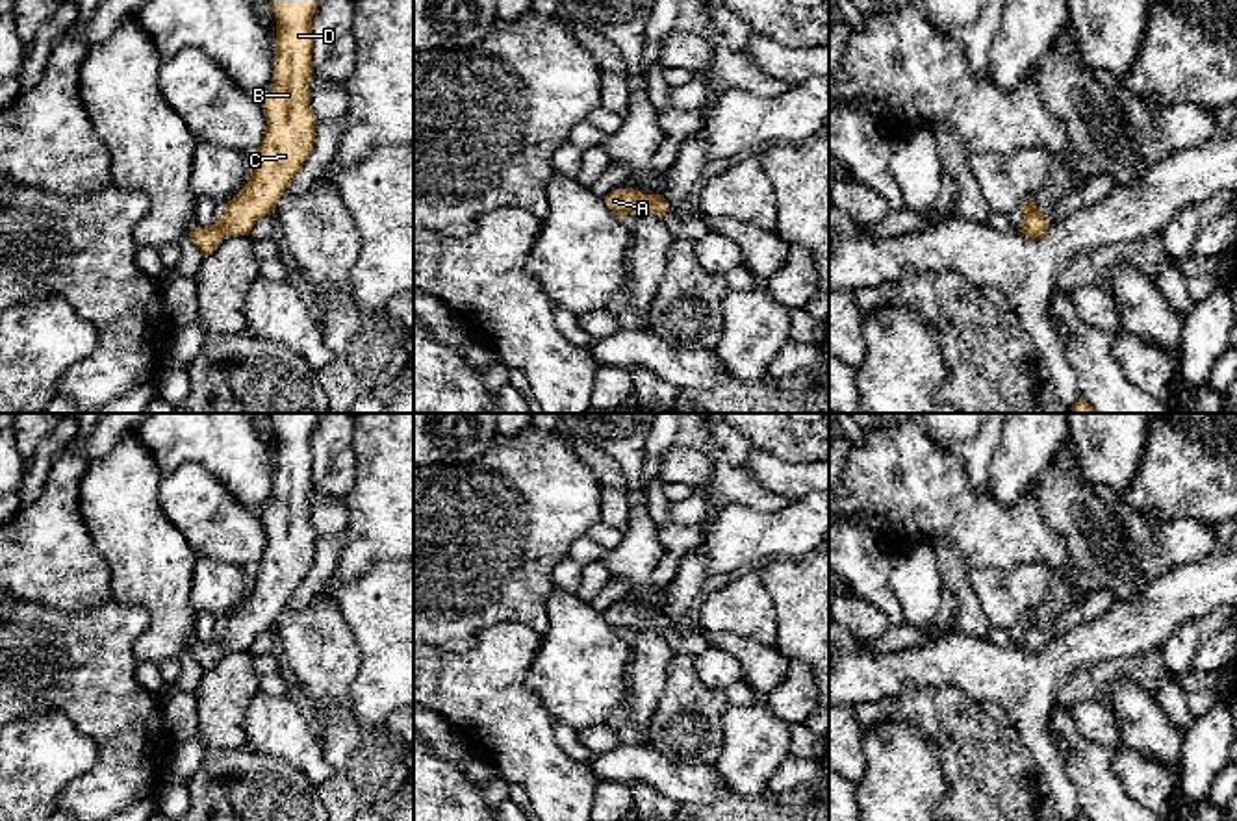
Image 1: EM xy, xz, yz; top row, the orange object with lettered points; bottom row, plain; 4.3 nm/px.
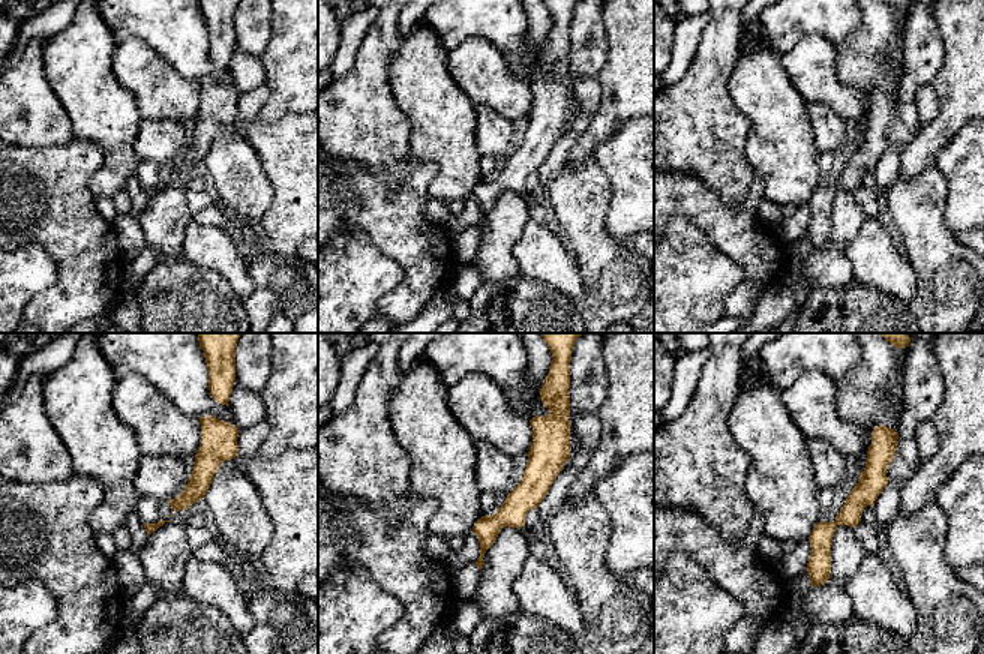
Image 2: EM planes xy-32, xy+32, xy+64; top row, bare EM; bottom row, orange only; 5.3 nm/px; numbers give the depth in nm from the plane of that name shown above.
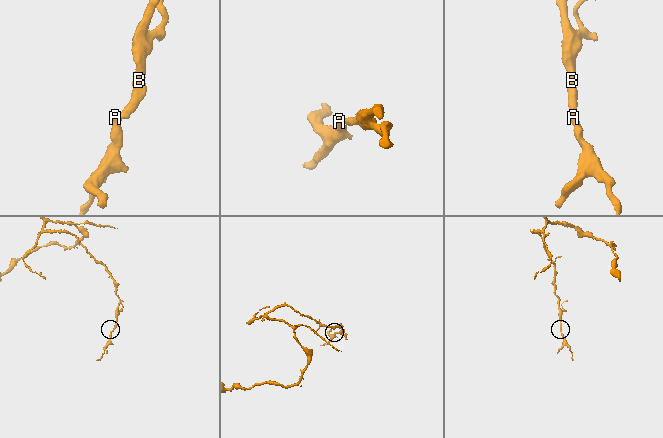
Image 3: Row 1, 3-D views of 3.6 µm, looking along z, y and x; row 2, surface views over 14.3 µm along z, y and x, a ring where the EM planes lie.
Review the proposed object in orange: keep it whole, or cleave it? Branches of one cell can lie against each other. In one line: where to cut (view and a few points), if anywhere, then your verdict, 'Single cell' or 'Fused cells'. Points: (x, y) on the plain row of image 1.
No split. Single cell

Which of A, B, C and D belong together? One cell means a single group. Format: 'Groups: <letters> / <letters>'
Groups: A B C D

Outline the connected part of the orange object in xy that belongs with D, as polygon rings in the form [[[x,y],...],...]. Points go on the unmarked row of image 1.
[[[269,413],[276,432],[273,510],[261,515],[267,543],[258,576],[224,630],[211,641],[191,641],[189,650],[210,671],[226,650],[249,650],[258,634],[271,630],[315,558],[310,521],[312,434],[325,413]]]

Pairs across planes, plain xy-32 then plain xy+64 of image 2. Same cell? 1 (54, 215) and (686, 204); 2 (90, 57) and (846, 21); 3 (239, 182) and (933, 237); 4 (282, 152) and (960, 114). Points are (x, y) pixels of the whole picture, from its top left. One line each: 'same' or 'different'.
1: same
2: different
3: same
4: different

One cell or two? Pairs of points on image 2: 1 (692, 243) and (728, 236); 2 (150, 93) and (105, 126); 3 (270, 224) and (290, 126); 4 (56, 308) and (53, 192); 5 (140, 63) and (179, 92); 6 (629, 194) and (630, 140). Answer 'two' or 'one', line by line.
1: two
2: two
3: one
4: one
5: one
6: one

